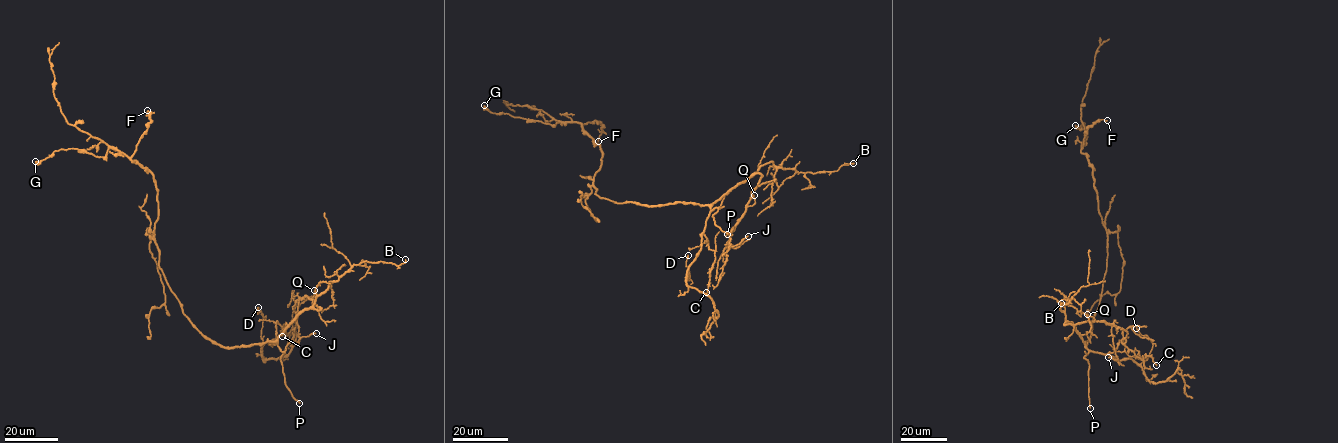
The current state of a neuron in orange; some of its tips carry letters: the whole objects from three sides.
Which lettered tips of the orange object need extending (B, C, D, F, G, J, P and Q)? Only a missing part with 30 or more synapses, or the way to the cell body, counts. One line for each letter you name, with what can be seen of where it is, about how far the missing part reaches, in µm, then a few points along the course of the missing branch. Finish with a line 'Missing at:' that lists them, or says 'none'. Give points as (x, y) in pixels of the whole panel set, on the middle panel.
P: place (727, 234); missing 40 µm; course (727, 234), (736, 236), (731, 242), (734, 245), (732, 254), (714, 270), (709, 270), (710, 268)
Missing at: P

